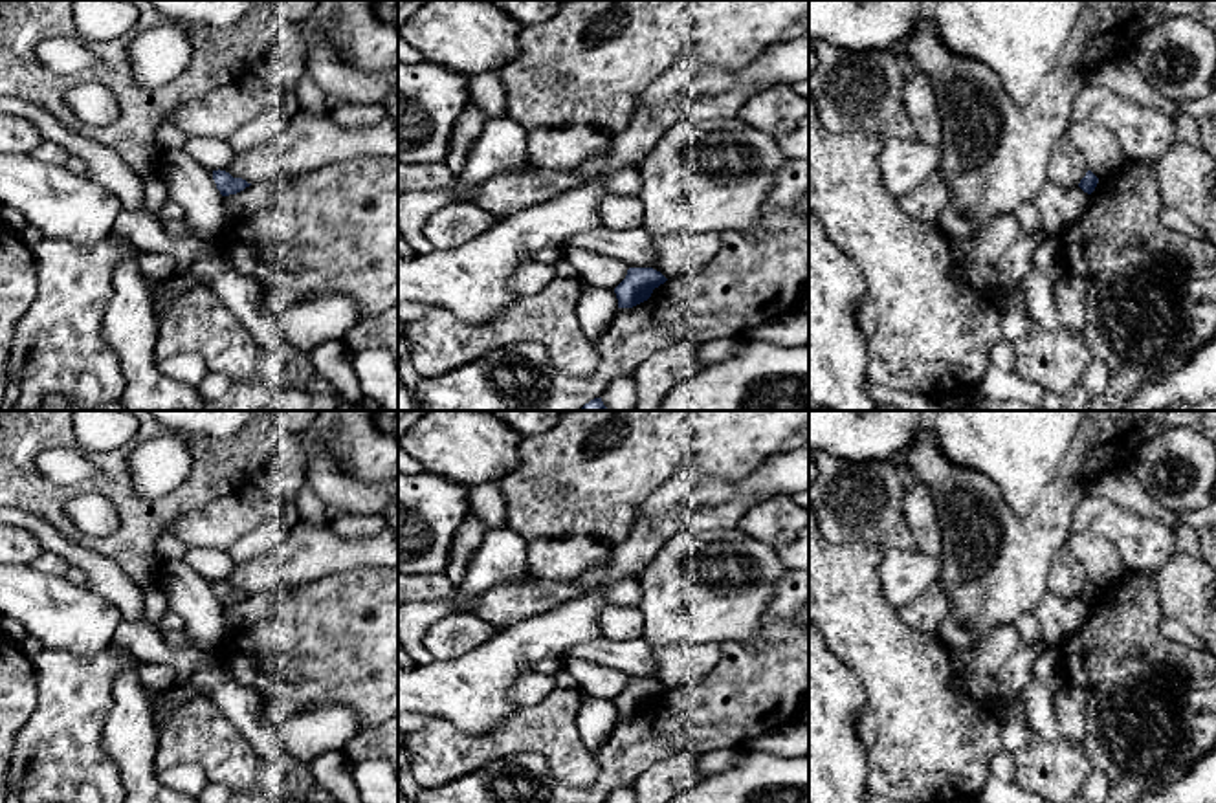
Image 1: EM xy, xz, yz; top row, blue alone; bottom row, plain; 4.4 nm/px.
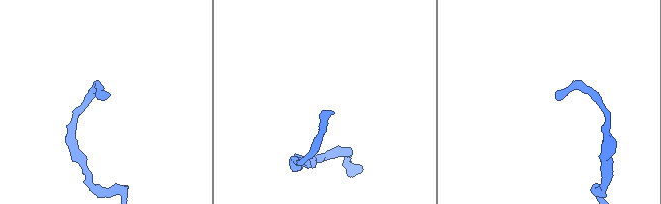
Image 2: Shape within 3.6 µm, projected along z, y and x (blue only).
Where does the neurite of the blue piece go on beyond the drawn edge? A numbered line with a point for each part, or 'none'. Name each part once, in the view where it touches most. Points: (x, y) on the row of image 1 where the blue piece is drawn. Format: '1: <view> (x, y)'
none

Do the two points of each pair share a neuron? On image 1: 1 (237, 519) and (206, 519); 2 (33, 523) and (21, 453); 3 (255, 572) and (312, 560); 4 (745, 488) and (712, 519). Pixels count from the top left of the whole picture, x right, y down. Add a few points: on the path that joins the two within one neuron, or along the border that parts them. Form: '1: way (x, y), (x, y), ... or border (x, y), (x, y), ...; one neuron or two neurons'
1: way (230, 519), (213, 519); one neuron
2: border (19, 508), (44, 517), (68, 538); two neurons
3: way (270, 571), (298, 561); one neuron
4: border (760, 499), (729, 499), (692, 510); two neurons

